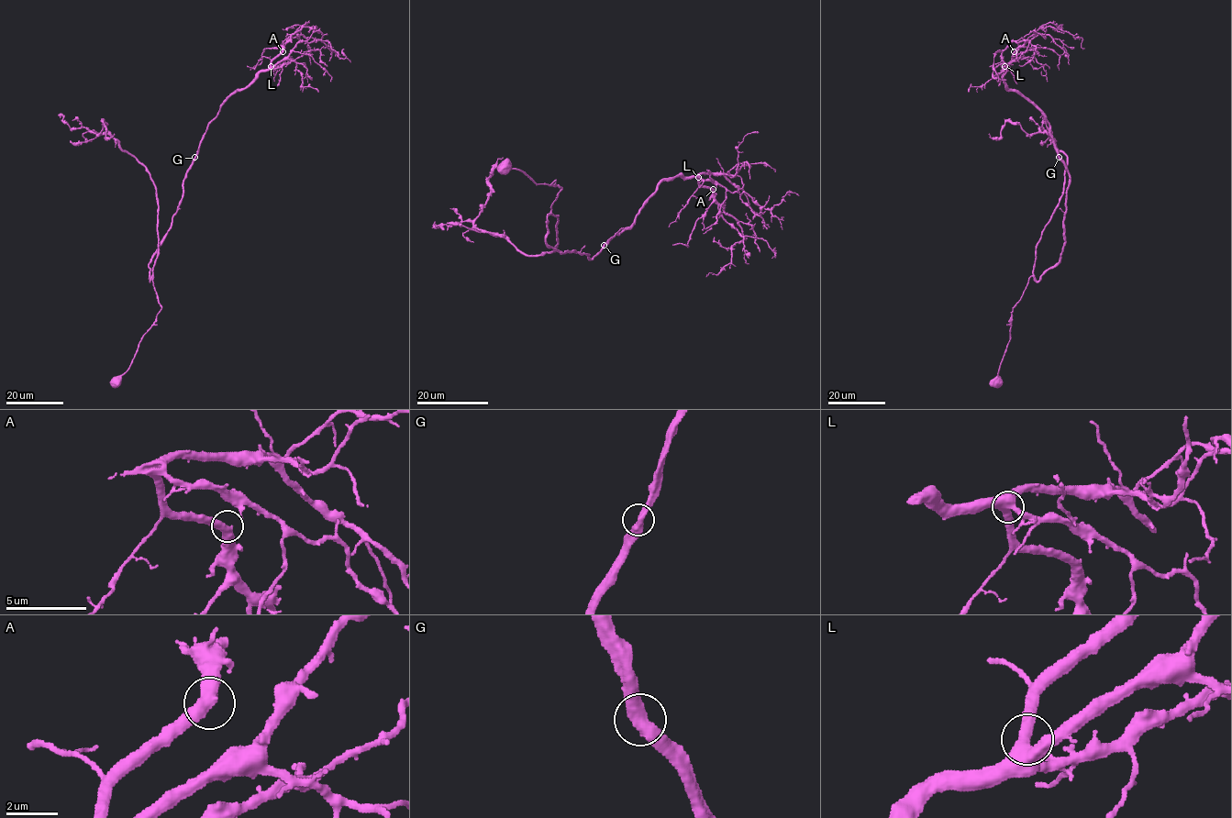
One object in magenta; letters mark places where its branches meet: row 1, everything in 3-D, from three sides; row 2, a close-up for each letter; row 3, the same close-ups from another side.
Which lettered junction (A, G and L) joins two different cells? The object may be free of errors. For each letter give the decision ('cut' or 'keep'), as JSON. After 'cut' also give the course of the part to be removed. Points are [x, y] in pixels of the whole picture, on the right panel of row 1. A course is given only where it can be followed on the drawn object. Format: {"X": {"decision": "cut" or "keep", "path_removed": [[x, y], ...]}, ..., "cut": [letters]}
{"A": {"decision": "keep"}, "G": {"decision": "keep"}, "L": {"decision": "keep"}, "cut": []}

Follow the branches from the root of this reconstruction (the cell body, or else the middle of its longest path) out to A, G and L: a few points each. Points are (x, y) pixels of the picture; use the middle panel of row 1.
A: (504, 166), (561, 188), (548, 216), (546, 242), (590, 259), (634, 222), (661, 182), (694, 176), (713, 189)
G: (504, 166), (561, 188), (548, 216), (550, 247), (591, 259), (604, 245)
L: (504, 166), (561, 188), (548, 216), (546, 242), (590, 259), (634, 222), (661, 182), (698, 177)

